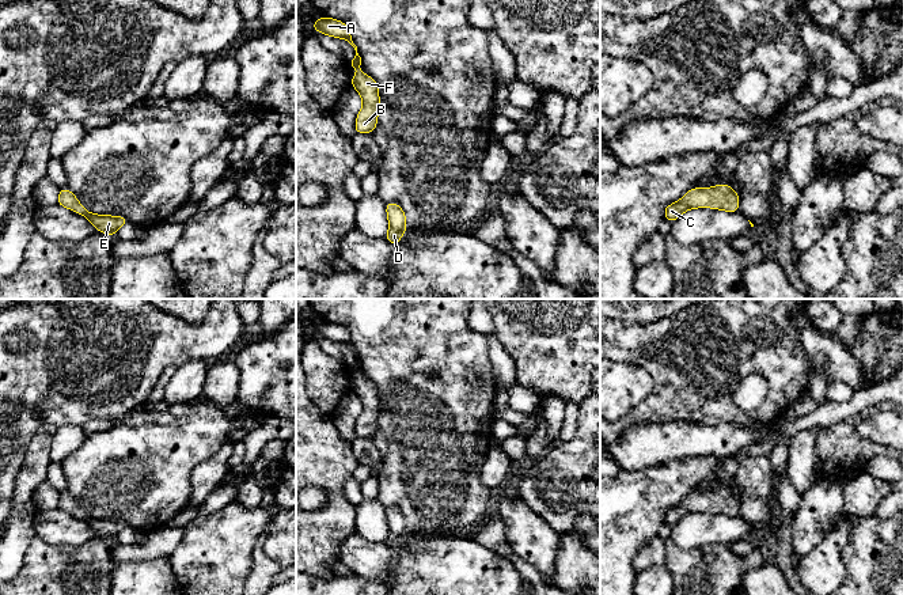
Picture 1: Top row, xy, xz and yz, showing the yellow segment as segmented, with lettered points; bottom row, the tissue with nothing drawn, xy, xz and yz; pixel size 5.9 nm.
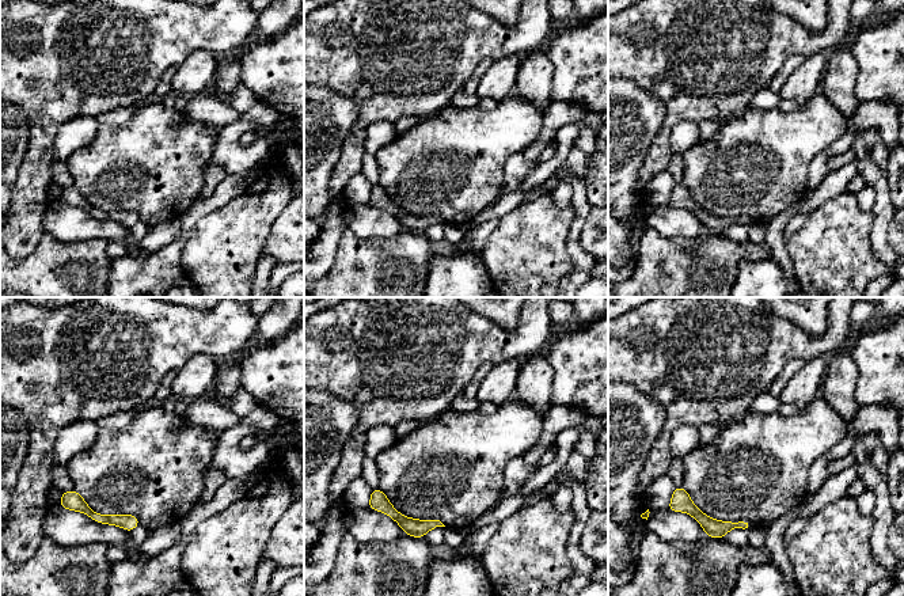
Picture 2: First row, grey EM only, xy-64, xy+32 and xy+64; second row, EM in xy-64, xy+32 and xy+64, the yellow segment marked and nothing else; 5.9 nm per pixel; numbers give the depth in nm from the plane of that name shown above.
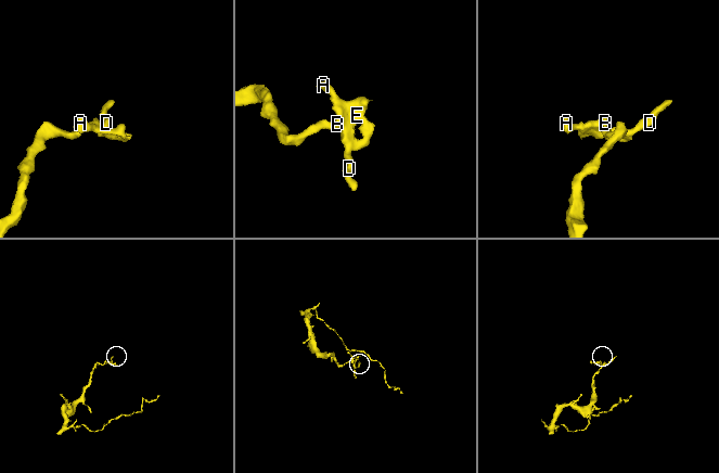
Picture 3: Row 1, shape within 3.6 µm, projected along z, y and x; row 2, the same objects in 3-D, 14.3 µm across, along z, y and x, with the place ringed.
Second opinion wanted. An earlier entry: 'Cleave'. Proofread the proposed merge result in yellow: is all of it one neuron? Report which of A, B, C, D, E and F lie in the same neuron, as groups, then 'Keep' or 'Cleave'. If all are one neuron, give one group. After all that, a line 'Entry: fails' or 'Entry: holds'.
Groups: A B C D E F. Keep
Entry: fails

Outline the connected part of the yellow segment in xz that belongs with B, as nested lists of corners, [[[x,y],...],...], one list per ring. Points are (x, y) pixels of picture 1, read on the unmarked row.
[[[322,321],[311,331],[325,340],[335,341],[348,345],[356,355],[356,360],[349,365],[352,372],[357,376],[352,382],[350,390],[356,393],[363,403],[363,412],[356,421],[356,437],[372,437],[377,429],[377,420],[380,414],[379,389],[361,371],[361,361],[357,357],[357,350],[352,345],[350,333],[341,325]]]

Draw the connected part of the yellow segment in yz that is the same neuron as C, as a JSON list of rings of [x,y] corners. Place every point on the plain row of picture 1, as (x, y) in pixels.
[[[725,488],[717,490],[694,492],[688,494],[679,505],[665,511],[664,522],[675,526],[688,513],[712,512],[725,516],[739,516],[739,499]]]

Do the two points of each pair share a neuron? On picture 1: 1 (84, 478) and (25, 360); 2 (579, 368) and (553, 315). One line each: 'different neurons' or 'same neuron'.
1: different neurons
2: same neuron

